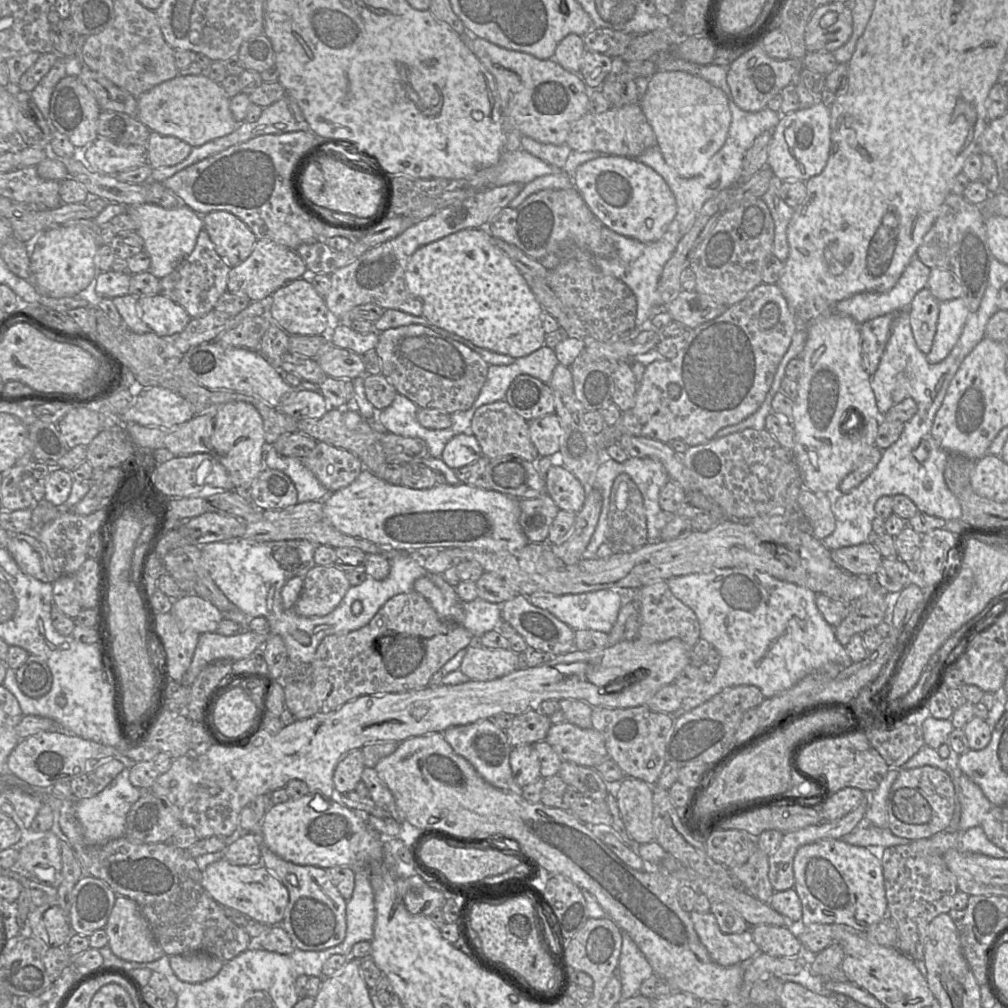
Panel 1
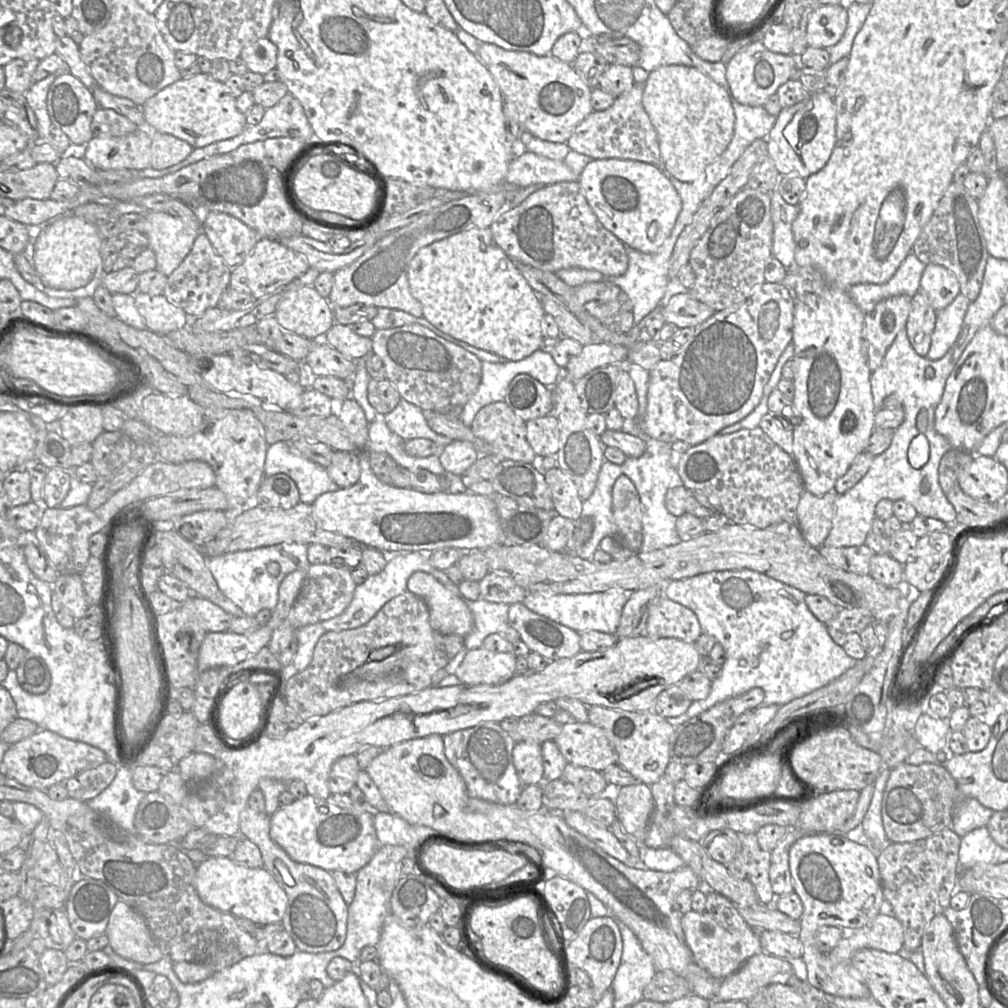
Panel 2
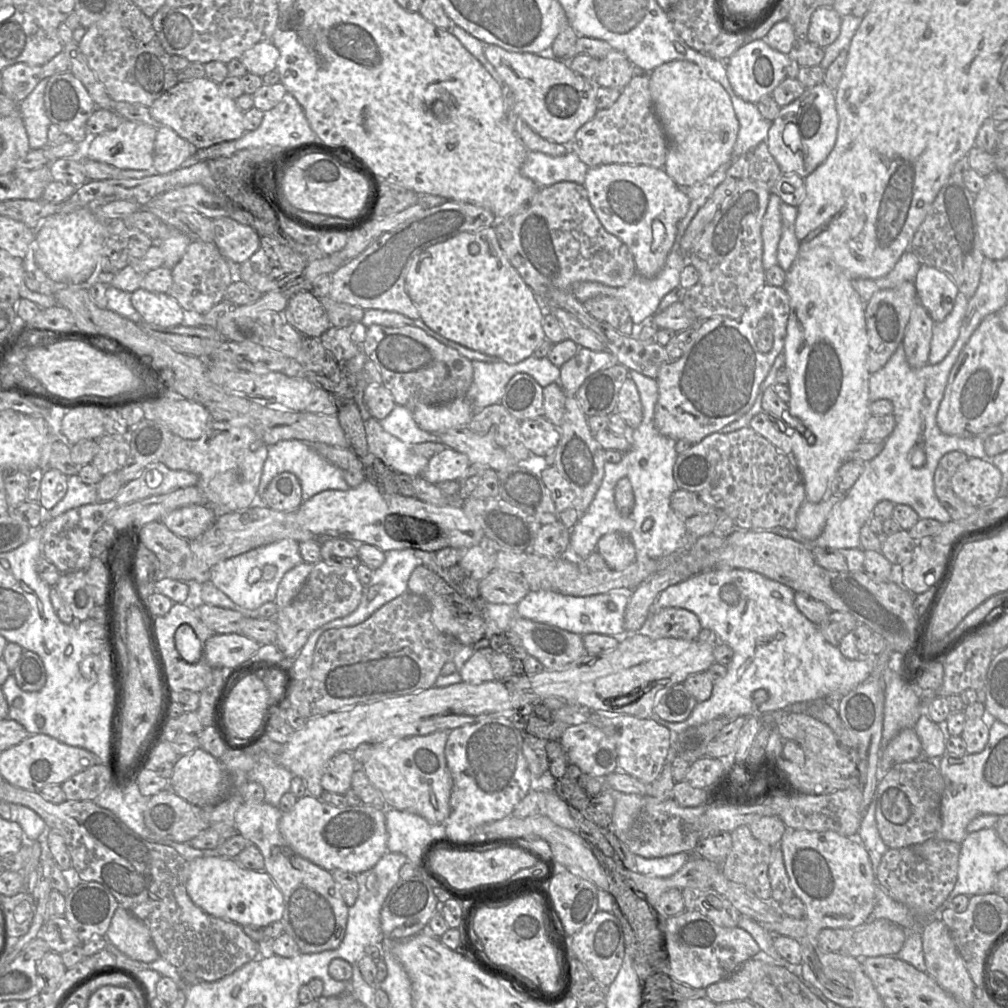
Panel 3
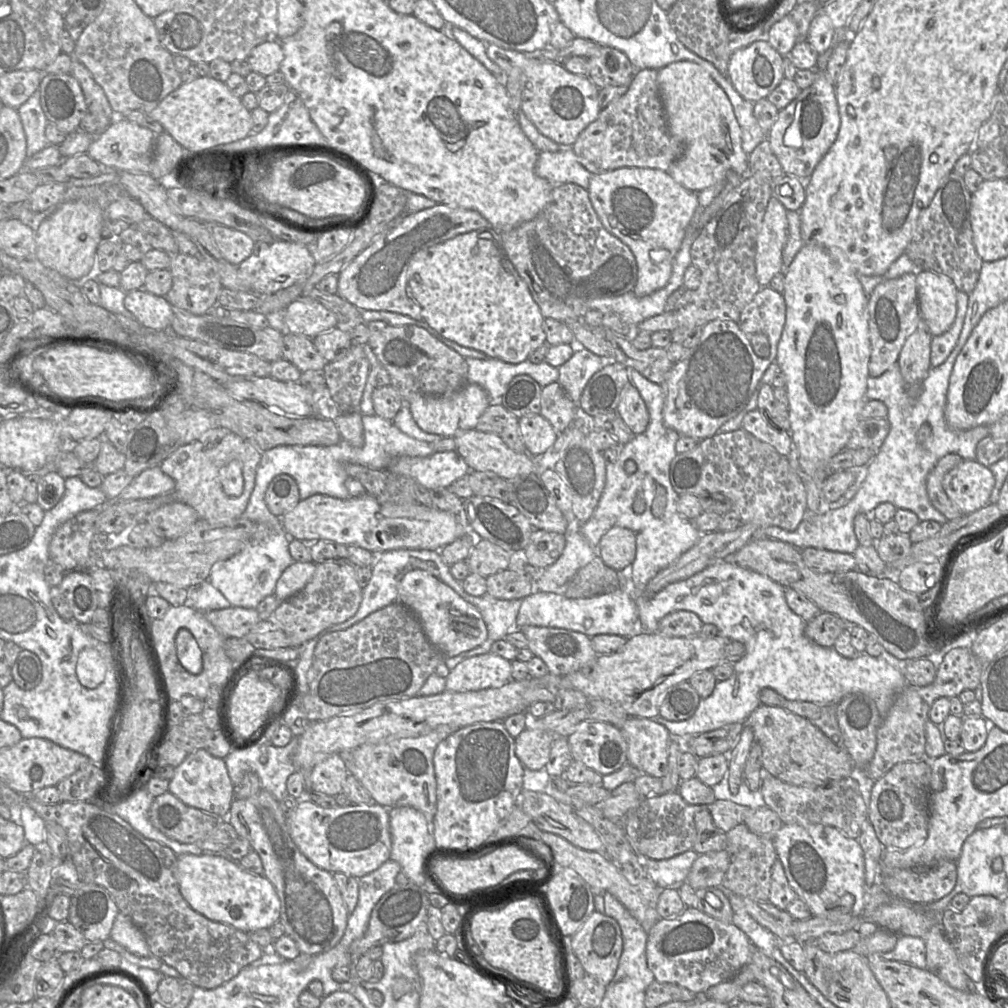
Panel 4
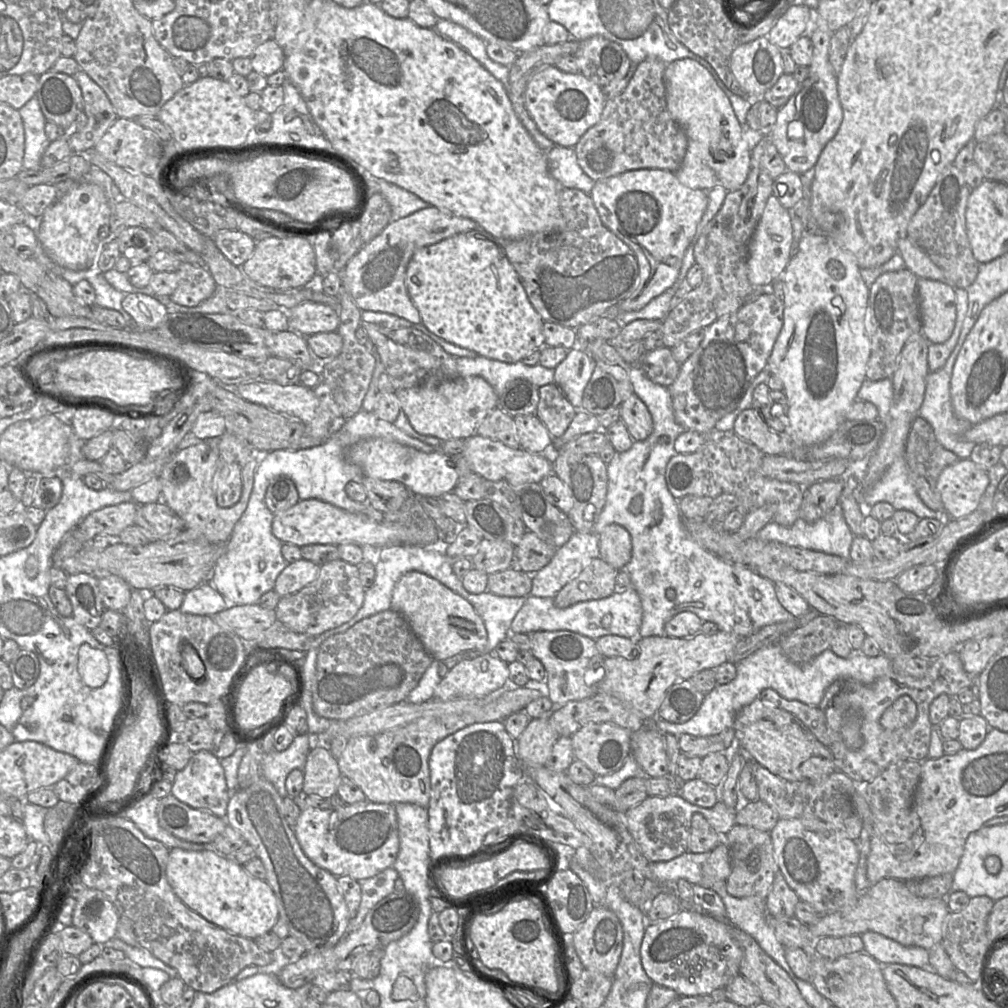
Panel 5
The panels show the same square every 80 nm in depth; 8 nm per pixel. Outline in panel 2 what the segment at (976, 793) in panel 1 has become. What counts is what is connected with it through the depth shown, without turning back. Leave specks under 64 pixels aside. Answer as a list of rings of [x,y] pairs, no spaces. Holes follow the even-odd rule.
[[[975,798],[960,799],[955,807],[951,828],[963,837],[974,829],[987,826],[994,812]]]

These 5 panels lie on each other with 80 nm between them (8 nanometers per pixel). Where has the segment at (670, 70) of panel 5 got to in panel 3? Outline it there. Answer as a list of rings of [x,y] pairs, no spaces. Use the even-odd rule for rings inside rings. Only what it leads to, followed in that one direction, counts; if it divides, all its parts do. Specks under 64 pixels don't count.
[[[687,60],[666,62],[649,73],[649,89],[654,112],[667,140],[664,171],[679,187],[690,187],[714,174],[725,163],[733,163],[732,152],[739,131],[739,121],[724,87],[702,68]]]

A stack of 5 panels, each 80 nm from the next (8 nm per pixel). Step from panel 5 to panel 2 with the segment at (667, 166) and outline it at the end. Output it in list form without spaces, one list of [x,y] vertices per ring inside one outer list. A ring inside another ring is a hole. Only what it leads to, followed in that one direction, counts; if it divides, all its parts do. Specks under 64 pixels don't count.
[[[635,82],[629,91],[615,98],[613,104],[608,109],[603,111],[592,111],[575,128],[573,134],[566,142],[570,150],[588,156],[592,160],[623,159],[662,166],[657,133],[642,105],[643,91],[644,84]]]

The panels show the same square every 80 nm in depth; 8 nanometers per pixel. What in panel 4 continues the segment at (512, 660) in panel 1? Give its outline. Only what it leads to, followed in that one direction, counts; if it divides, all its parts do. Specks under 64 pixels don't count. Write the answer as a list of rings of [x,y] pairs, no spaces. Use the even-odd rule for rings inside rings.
[[[488,652],[465,658],[446,677],[445,691],[468,692],[500,688],[511,678],[511,661]]]

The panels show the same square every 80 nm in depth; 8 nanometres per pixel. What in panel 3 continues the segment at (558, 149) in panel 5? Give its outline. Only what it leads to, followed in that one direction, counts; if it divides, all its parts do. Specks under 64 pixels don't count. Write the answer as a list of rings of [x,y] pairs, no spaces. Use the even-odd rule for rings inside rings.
[[[571,150],[558,157],[528,151],[521,174],[543,188],[565,181],[584,184],[588,169]]]

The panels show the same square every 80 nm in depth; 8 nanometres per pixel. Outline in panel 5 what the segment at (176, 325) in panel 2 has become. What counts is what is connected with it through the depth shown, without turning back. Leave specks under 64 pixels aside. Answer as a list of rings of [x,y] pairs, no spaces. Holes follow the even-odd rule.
[[[127,293],[122,300],[122,307],[131,315],[137,329],[155,329],[168,314],[160,301],[144,293]]]

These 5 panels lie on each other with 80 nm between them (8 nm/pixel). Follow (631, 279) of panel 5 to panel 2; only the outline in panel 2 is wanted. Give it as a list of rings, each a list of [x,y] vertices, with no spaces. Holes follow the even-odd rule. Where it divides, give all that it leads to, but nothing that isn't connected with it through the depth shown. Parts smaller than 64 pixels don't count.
[[[577,181],[538,189],[518,206],[502,211],[489,229],[494,243],[515,263],[545,272],[580,268],[614,277],[628,268],[627,246],[600,223]]]

